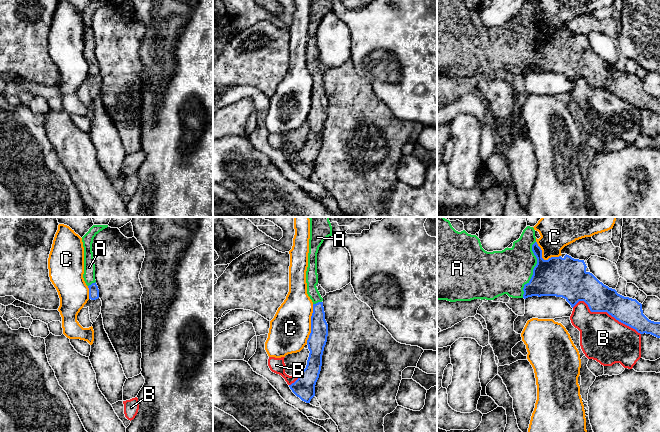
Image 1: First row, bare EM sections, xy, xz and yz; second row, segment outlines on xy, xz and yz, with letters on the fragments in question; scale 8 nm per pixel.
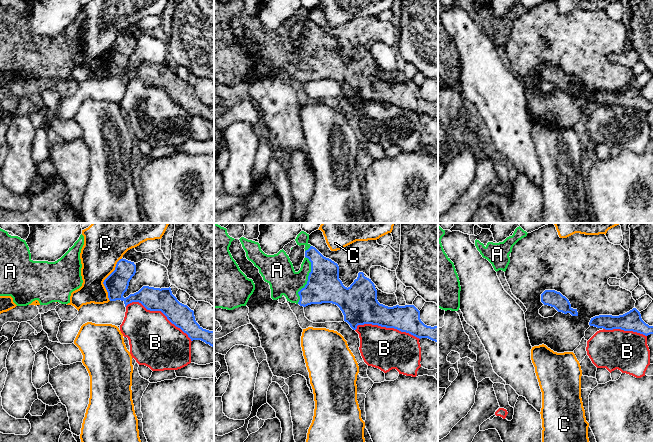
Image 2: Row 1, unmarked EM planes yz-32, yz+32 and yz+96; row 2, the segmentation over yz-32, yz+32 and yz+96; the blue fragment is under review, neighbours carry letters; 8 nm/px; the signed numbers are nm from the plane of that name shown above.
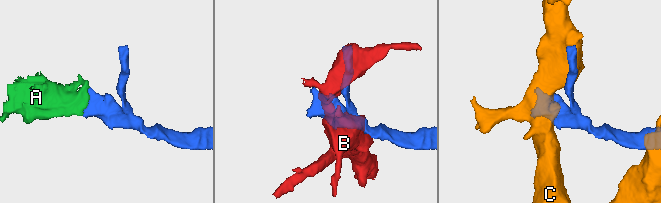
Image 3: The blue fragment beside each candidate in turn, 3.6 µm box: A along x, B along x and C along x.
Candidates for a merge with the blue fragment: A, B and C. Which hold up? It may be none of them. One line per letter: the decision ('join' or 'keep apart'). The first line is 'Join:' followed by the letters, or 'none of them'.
Join: A
A: join
B: keep apart
C: keep apart

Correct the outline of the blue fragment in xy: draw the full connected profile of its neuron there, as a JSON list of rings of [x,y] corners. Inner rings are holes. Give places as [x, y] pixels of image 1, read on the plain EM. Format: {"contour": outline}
{"contour": [[[93,1],[89,7],[82,13],[84,23],[84,50],[83,54],[89,64],[89,75],[99,74],[99,65],[95,56],[95,40],[92,28],[92,19],[94,13],[108,1]]]}

